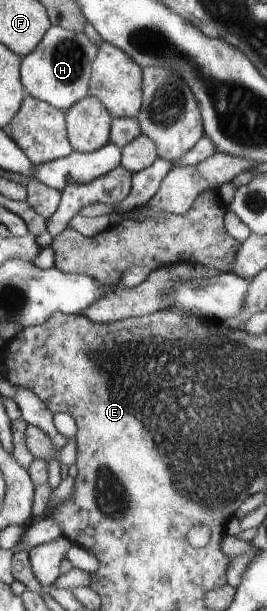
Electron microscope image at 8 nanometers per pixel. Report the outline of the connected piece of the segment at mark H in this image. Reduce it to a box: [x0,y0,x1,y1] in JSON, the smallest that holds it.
[23,26,101,111]

